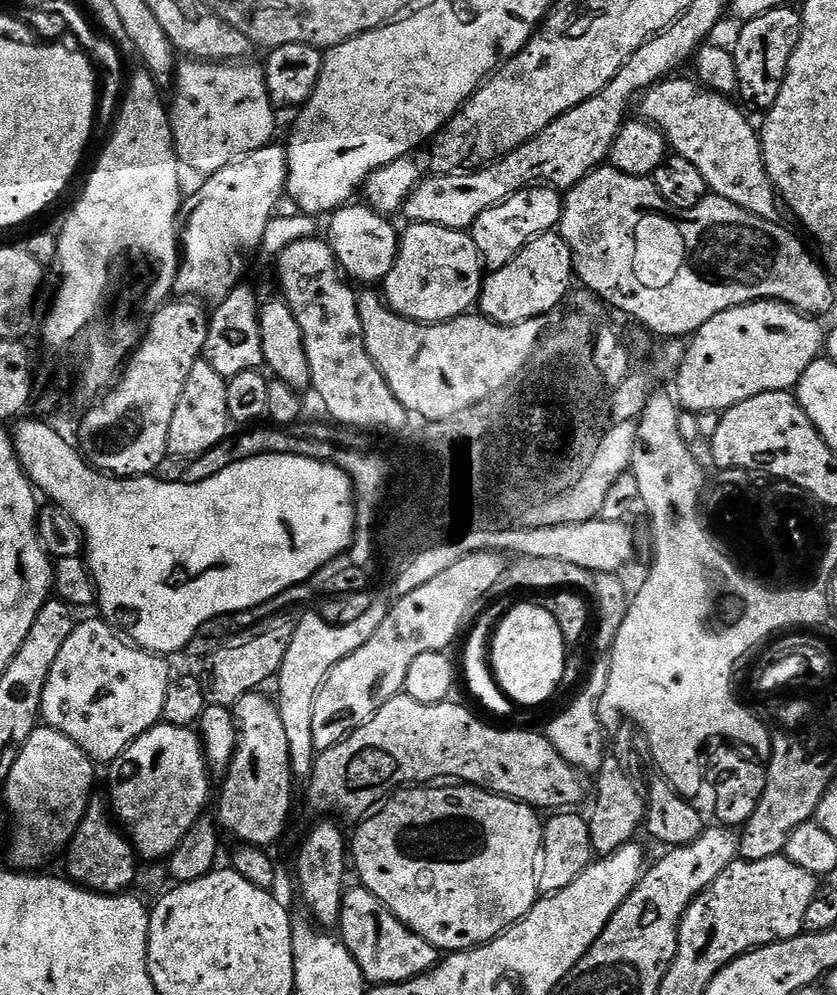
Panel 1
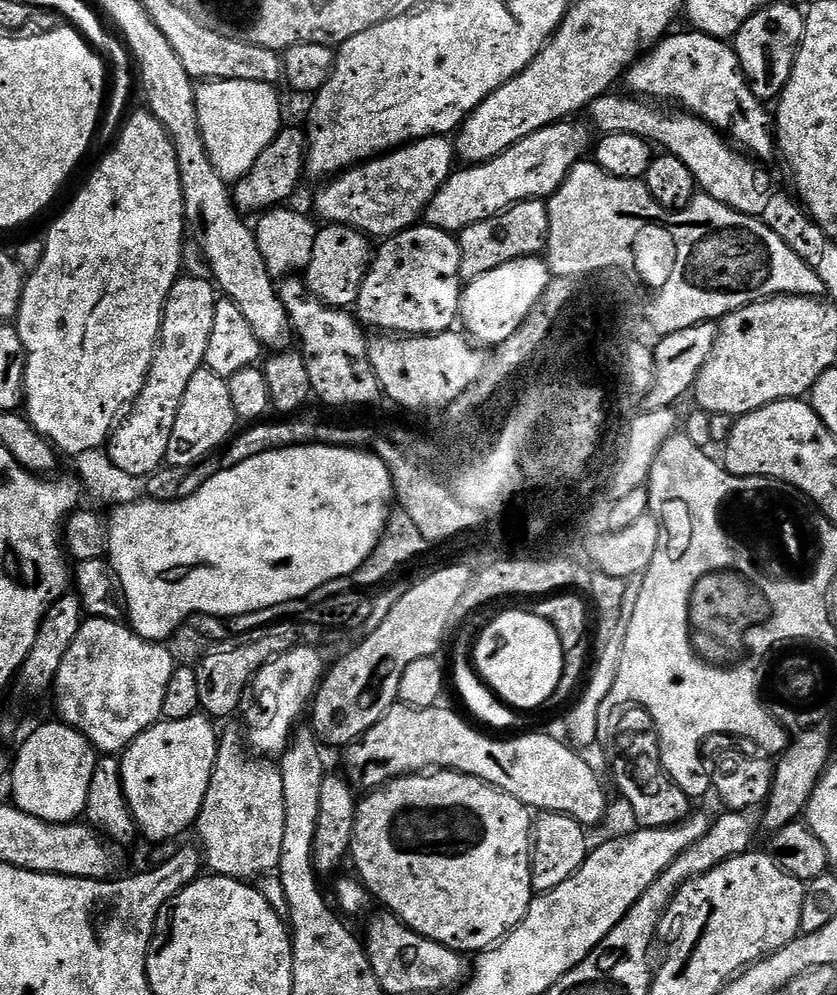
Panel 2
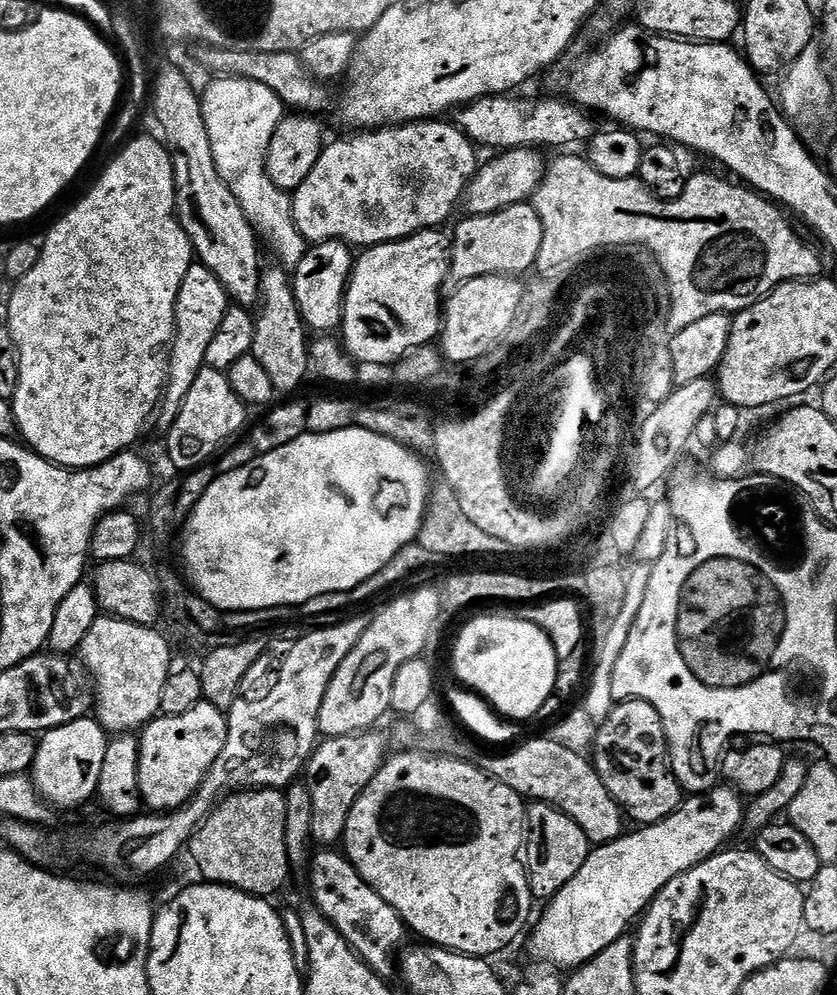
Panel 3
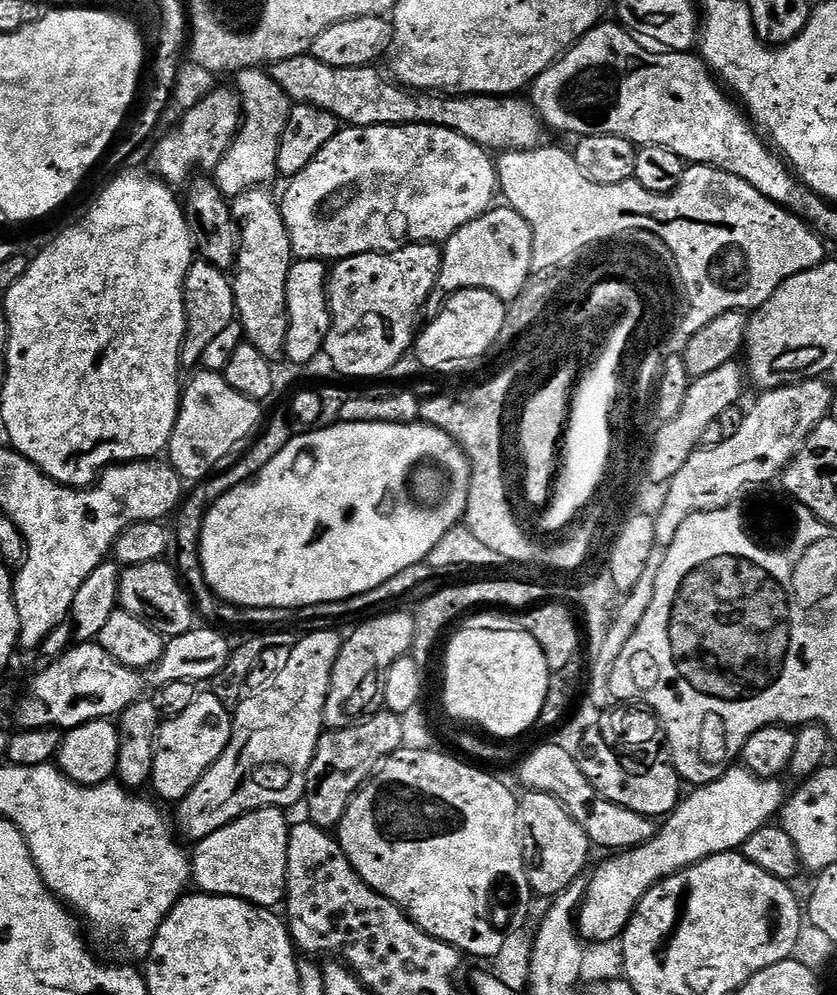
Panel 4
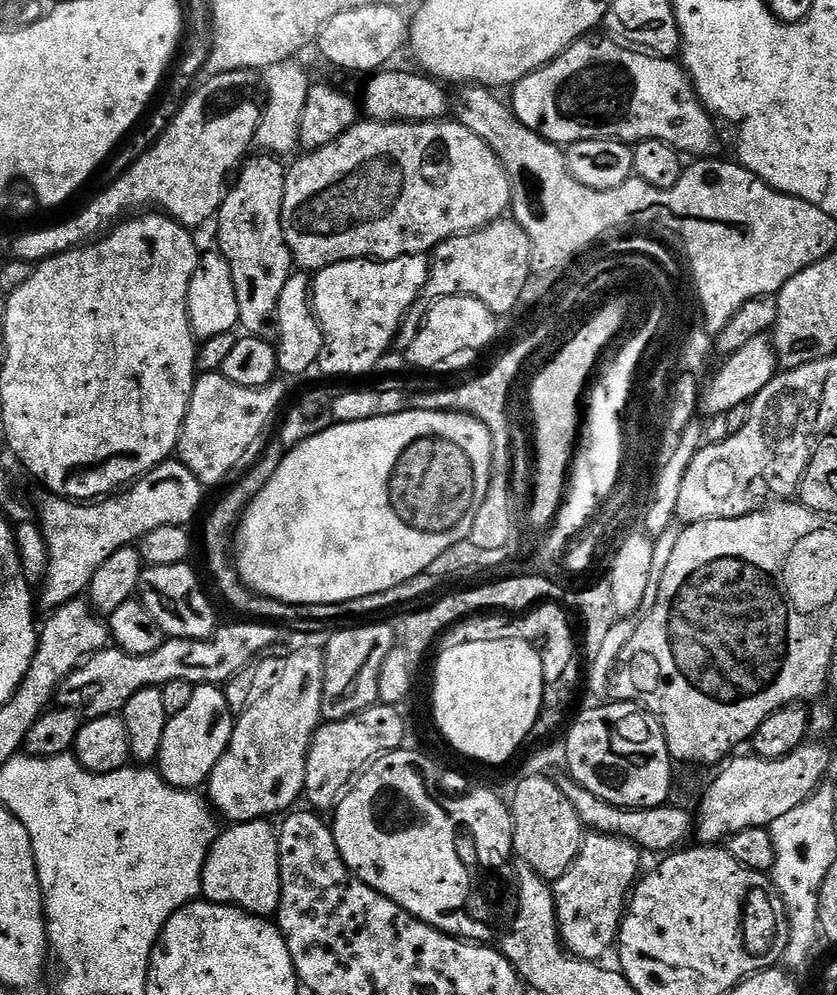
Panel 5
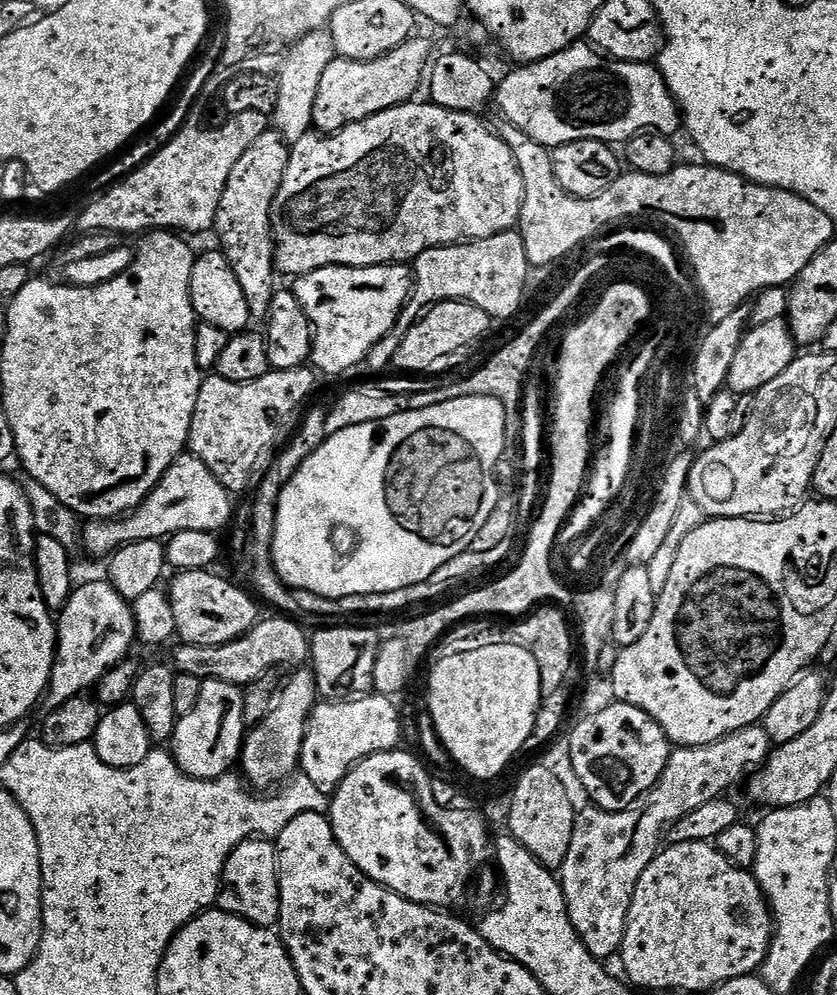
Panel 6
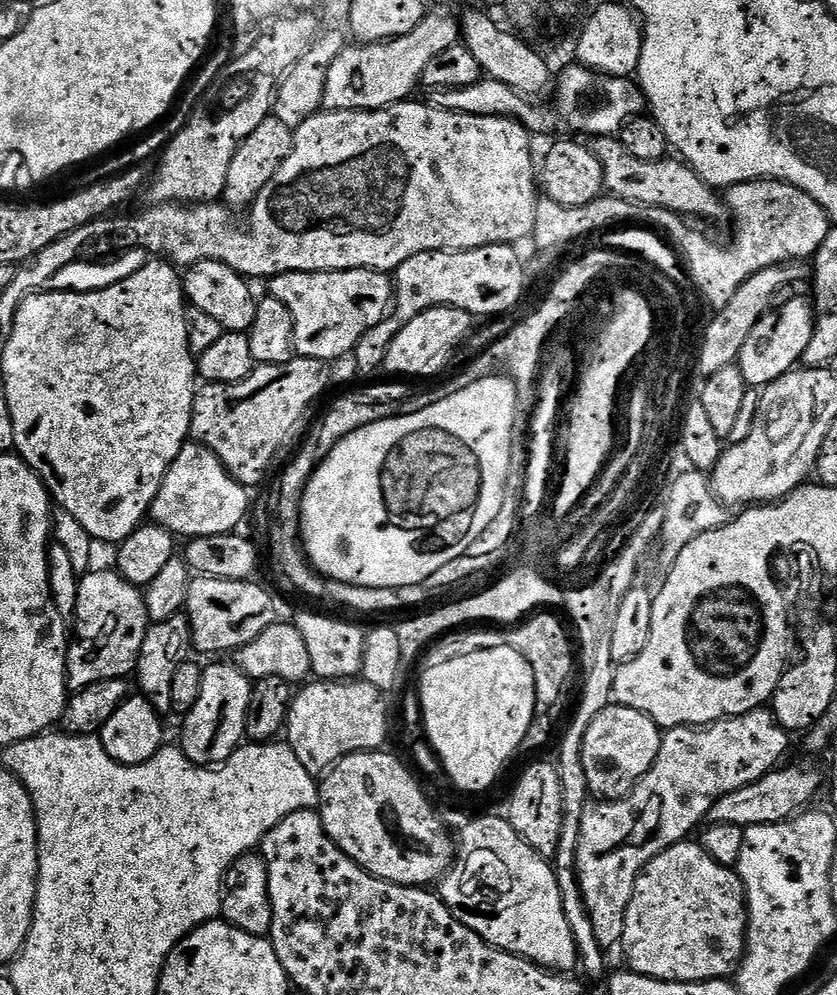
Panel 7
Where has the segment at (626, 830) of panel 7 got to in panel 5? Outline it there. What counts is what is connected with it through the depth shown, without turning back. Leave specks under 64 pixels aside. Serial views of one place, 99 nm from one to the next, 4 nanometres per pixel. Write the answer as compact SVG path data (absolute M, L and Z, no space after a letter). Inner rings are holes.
M601 832L585 835L578 858L574 858L570 870L552 884L560 939L571 955L580 960L600 962L611 948L613 951L620 934L620 922L624 919L626 901L641 875L640 856L641 849L624 836Z

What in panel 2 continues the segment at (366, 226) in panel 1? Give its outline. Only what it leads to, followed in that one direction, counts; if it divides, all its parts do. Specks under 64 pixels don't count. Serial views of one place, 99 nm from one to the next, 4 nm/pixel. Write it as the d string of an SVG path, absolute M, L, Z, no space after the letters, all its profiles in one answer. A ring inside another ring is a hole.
M325 223L316 233L314 254L310 254L310 262L302 273L302 279L307 284L308 291L322 303L331 308L351 309L358 298L373 255L373 241L357 228Z

